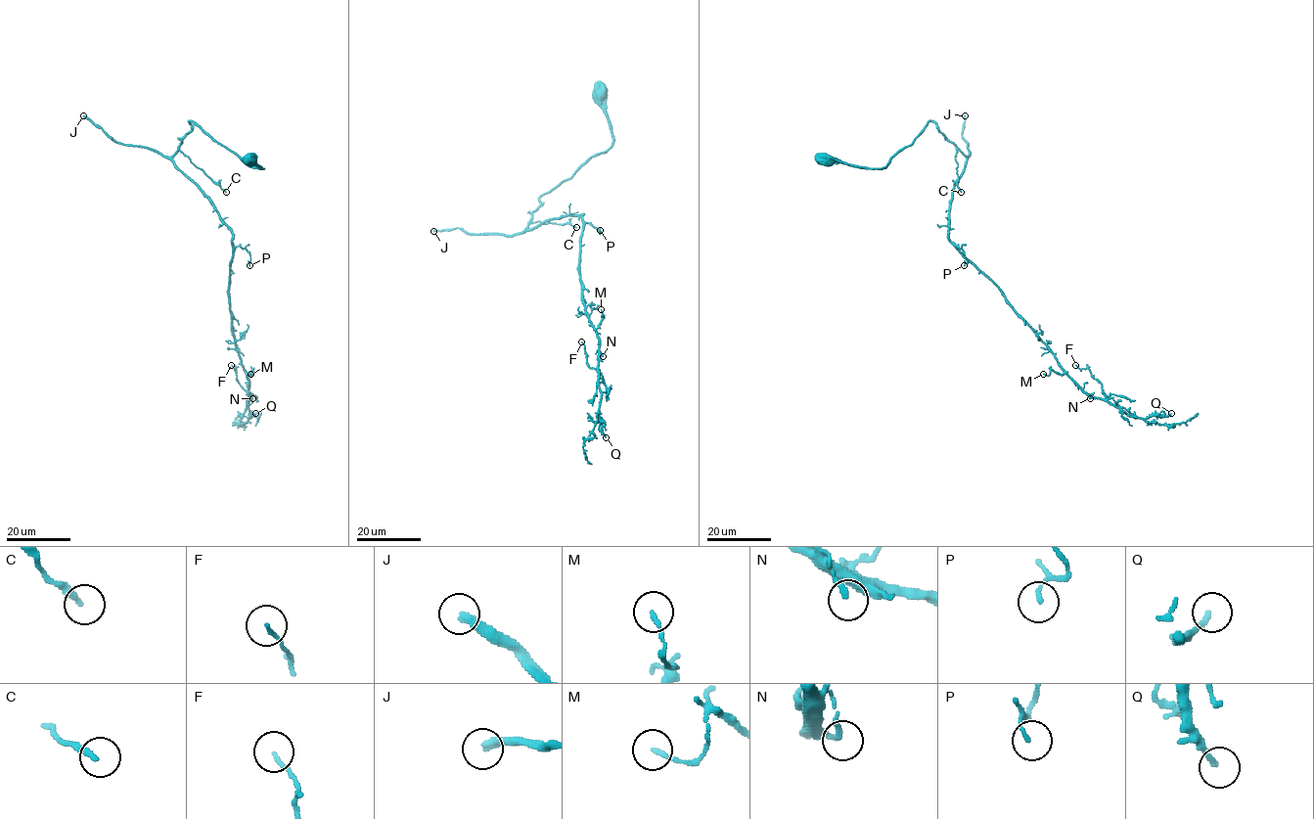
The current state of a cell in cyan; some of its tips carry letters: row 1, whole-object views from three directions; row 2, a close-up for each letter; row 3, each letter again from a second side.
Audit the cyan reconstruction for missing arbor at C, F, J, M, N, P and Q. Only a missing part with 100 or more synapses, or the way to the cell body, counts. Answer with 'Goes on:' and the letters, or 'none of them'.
Goes on: J

